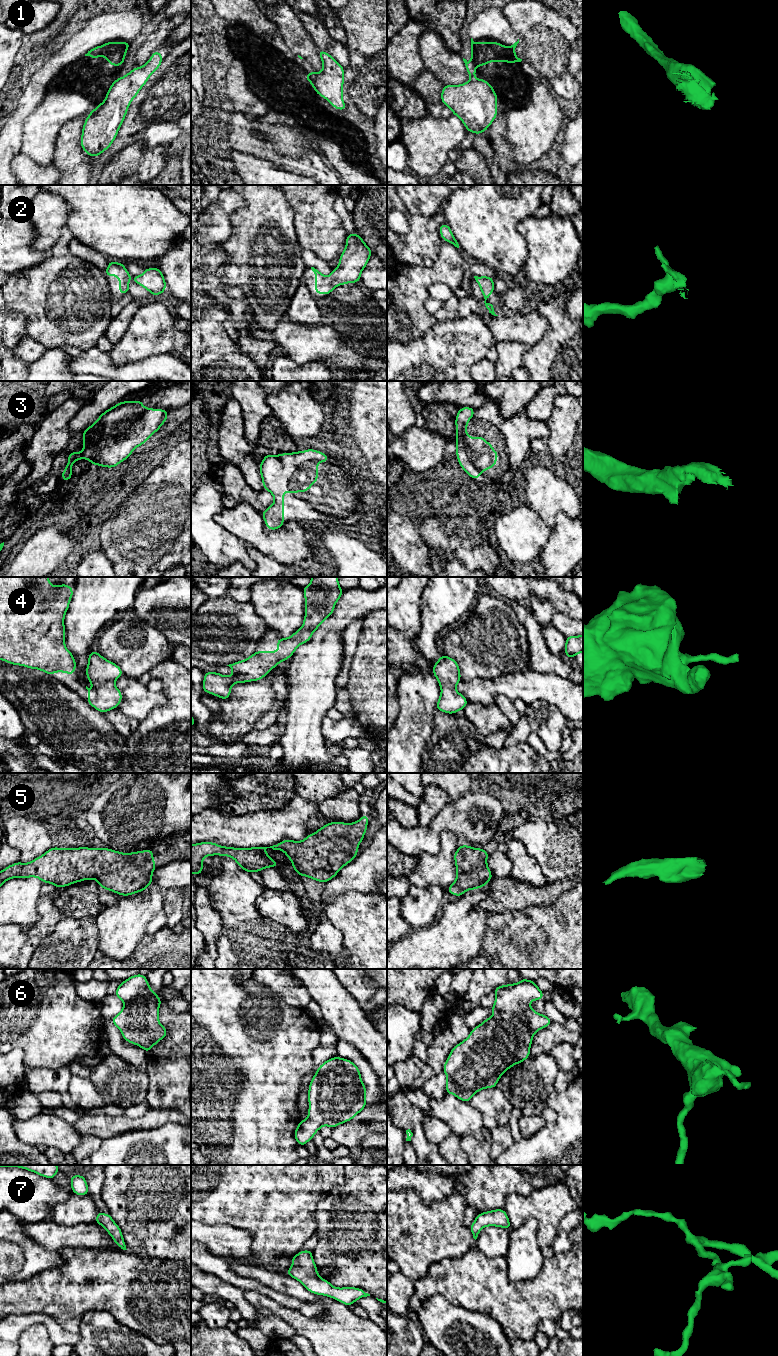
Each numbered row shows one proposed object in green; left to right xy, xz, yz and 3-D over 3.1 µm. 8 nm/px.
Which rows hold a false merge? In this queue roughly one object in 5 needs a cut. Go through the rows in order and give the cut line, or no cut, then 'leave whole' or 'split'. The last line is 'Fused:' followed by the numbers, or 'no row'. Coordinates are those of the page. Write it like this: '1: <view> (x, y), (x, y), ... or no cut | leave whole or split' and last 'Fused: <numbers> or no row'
1: xz (314, 72), (311, 83) | split
2: no cut | leave whole
3: no cut | leave whole
4: no cut | leave whole
5: no cut | leave whole
6: no cut | leave whole
7: no cut | leave whole
Fused: 1

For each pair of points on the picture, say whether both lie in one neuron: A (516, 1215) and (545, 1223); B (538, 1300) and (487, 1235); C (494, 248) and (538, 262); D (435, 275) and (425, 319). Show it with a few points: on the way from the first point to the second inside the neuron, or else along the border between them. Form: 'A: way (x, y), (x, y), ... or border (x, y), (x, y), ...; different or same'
A: way (523, 1214), (536, 1214), (538, 1216); same
B: border (480, 1250), (489, 1257), (504, 1257); different
C: border (523, 235), (526, 241), (526, 258), (521, 270); different
D: way (423, 284), (419, 288), (419, 307); same

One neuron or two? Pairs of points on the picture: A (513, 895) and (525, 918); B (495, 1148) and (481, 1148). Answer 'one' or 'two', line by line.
A: two
B: two

